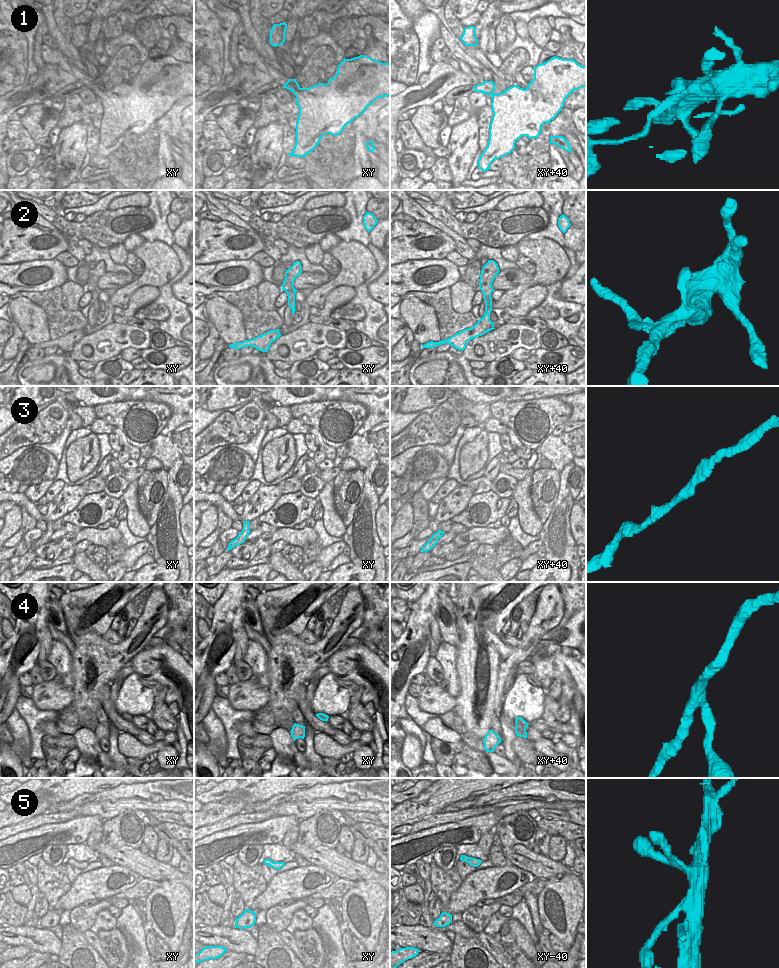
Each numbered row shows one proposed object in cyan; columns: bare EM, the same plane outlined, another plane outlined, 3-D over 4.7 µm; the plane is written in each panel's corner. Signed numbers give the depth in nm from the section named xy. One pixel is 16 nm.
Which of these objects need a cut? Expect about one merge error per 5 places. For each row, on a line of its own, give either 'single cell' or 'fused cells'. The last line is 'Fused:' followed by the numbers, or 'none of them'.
1: fused cells
2: single cell
3: single cell
4: single cell
5: single cell
Fused: 1

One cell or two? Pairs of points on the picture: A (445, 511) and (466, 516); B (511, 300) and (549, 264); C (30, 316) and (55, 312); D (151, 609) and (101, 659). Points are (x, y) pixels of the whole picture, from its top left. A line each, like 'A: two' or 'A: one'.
A: two
B: one
C: two
D: one

